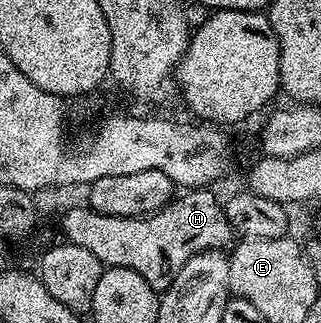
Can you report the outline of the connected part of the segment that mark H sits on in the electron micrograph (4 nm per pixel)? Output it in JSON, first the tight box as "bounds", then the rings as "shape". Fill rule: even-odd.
{"bounds":[62,187,232,290],"shape":[[[209,187],[183,191],[182,197],[171,199],[150,216],[100,214],[88,206],[70,208],[62,216],[62,232],[66,235],[63,237],[65,243],[96,254],[106,268],[136,270],[148,286],[164,290],[188,258],[210,249],[225,249],[225,244],[231,243],[232,229],[223,201],[210,192],[213,191]]]}

